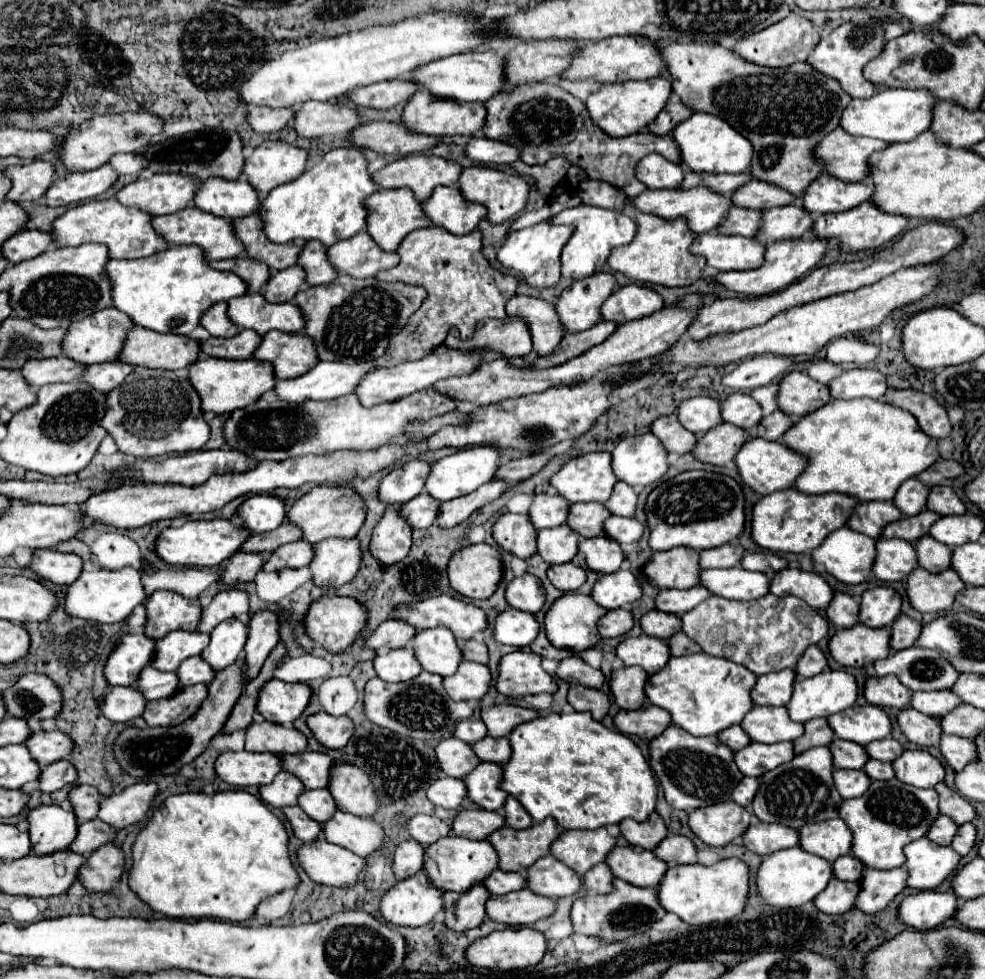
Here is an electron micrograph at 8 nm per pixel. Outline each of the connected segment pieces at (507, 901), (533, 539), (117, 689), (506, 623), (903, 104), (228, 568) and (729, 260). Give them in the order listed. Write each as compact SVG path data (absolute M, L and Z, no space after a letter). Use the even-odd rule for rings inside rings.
M521 888L505 896L489 898L487 916L507 926L529 926L537 920L549 918L555 912L555 908L555 900L537 896L529 888Z
M503 514L493 526L493 536L497 544L519 556L529 558L537 552L537 530L531 526L529 514Z
M109 686L101 698L101 712L113 722L129 722L139 718L145 706L147 700L137 686Z
M509 608L497 616L495 640L501 644L511 644L517 648L529 646L539 634L539 622L533 614Z
M887 88L879 90L867 100L851 100L843 110L841 128L851 136L867 136L879 138L885 142L909 142L925 132L931 124L931 110L937 98L927 90L903 90L903 88Z
M237 552L229 564L225 564L225 574L221 576L221 582L227 586L233 586L237 582L251 582L257 572L263 568L265 554L247 554Z
M707 232L693 240L691 254L703 256L707 260L707 266L715 268L717 272L729 272L759 268L765 248L759 246L759 242L755 242L753 238Z

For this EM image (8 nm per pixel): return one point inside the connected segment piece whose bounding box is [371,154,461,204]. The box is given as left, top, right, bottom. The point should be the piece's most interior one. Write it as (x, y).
(419, 173)

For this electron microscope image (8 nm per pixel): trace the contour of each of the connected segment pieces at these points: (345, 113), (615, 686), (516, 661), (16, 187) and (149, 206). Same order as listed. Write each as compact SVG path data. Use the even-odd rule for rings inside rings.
M305 102L295 110L293 130L303 138L317 138L323 134L347 136L359 124L359 116L345 104Z
M623 666L619 670L613 670L611 676L611 692L615 696L615 702L623 710L637 710L645 704L645 682L649 674L639 666Z
M533 652L505 654L499 666L497 690L509 698L523 698L527 694L555 694L557 682L541 666L541 656Z
M27 162L23 166L9 166L3 174L11 180L11 190L7 192L7 200L17 204L35 202L43 198L47 188L51 186L55 168L49 162Z
M153 174L147 180L127 184L117 192L117 202L135 206L147 214L173 214L187 208L199 188L199 180L179 174Z

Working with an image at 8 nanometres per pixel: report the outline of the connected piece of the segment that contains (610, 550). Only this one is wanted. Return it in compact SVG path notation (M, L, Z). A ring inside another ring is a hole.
M609 536L585 538L579 544L579 554L575 560L581 560L581 564L593 572L611 574L619 570L621 562L625 560L625 552Z

